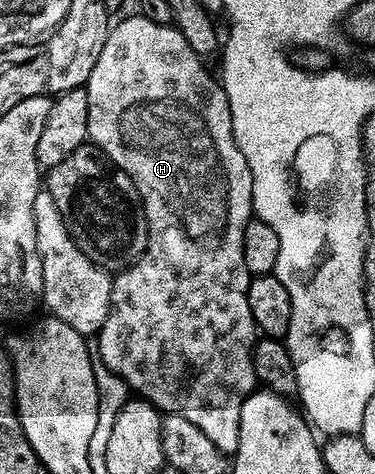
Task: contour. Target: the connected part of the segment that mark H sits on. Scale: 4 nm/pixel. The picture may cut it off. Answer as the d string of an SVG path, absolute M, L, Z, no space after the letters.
M139 16L133 18L124 18L120 23L113 25L108 31L108 39L102 48L102 52L98 56L98 60L94 64L94 72L90 72L86 83L88 92L88 137L91 145L99 146L100 150L106 157L115 164L122 172L126 172L126 176L130 176L130 180L136 185L136 191L140 194L140 202L144 206L144 215L148 221L148 243L144 249L144 255L137 258L135 262L126 270L119 271L112 278L112 295L110 296L110 312L106 316L106 324L101 328L98 335L100 341L100 351L98 357L104 362L106 368L118 375L139 397L146 402L151 402L157 410L167 412L169 414L177 414L186 420L190 420L190 424L194 424L194 428L202 428L202 432L206 432L206 436L210 438L225 454L225 456L235 455L238 448L238 436L240 435L240 417L242 416L242 404L247 400L249 394L257 389L258 383L256 373L254 372L254 364L252 363L252 348L258 341L258 331L254 324L254 316L250 316L250 300L248 299L248 284L250 275L246 268L246 260L242 260L242 236L248 222L253 221L254 211L252 209L252 173L250 172L250 164L246 160L246 156L242 156L242 152L238 148L238 144L234 140L234 132L232 131L232 117L230 116L230 104L228 97L224 91L223 85L219 81L216 82L210 75L204 71L205 63L194 52L194 48L190 48L190 44L186 44L186 36L182 36L182 32L176 29L175 25L154 24L154 20L146 20Z

